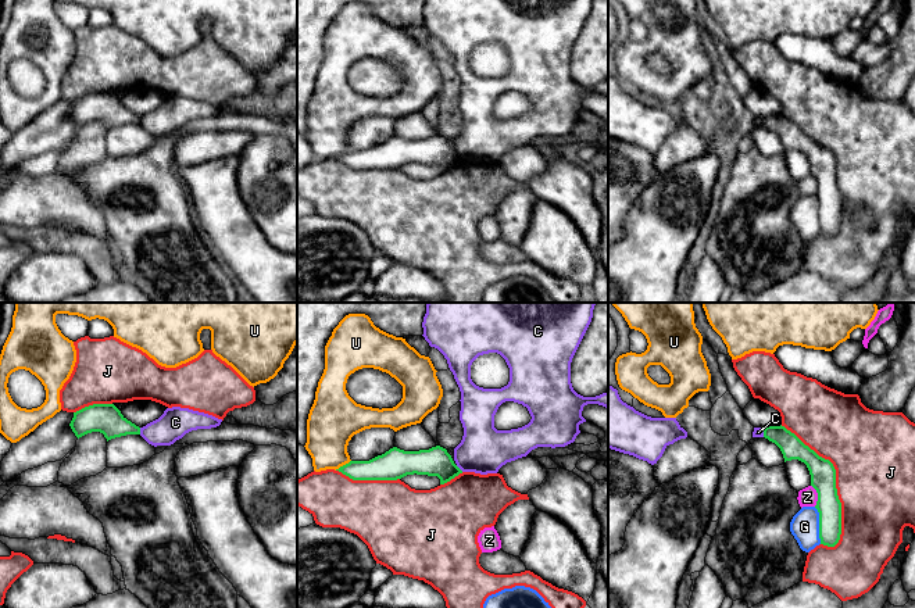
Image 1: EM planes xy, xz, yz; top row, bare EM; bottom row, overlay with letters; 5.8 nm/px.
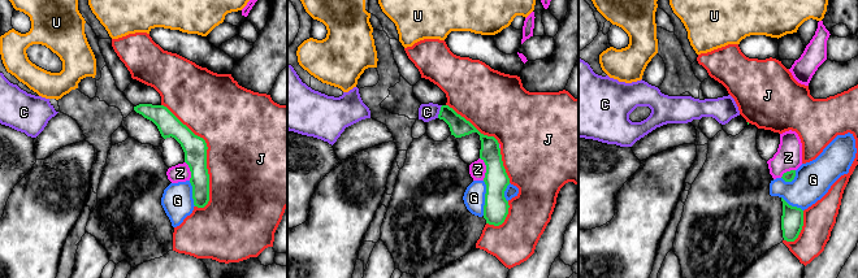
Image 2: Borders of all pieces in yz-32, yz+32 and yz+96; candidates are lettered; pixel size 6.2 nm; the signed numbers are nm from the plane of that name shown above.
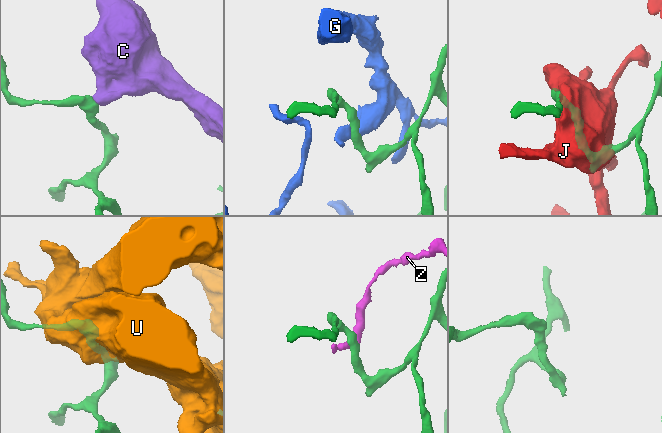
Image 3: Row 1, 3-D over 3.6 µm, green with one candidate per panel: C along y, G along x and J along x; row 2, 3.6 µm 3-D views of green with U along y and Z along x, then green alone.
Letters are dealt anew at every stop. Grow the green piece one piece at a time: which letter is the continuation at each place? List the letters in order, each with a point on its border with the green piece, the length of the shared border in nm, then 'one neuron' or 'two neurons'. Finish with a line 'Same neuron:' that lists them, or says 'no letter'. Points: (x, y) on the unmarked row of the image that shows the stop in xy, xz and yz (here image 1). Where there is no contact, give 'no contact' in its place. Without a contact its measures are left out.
C: meets green in xy at (139, 120); contact 40 nm long; two neurons
G: meets green in yz at (819, 214); contact 220 nm long; two neurons
J: meets green in yz at (835, 170); contact 750 nm long; two neurons
U: meets green in xz at (343, 154); contact 110 nm long; two neurons
Z: meets green in yz at (818, 185); contact 130 nm long; two neurons
Same neuron: no letter

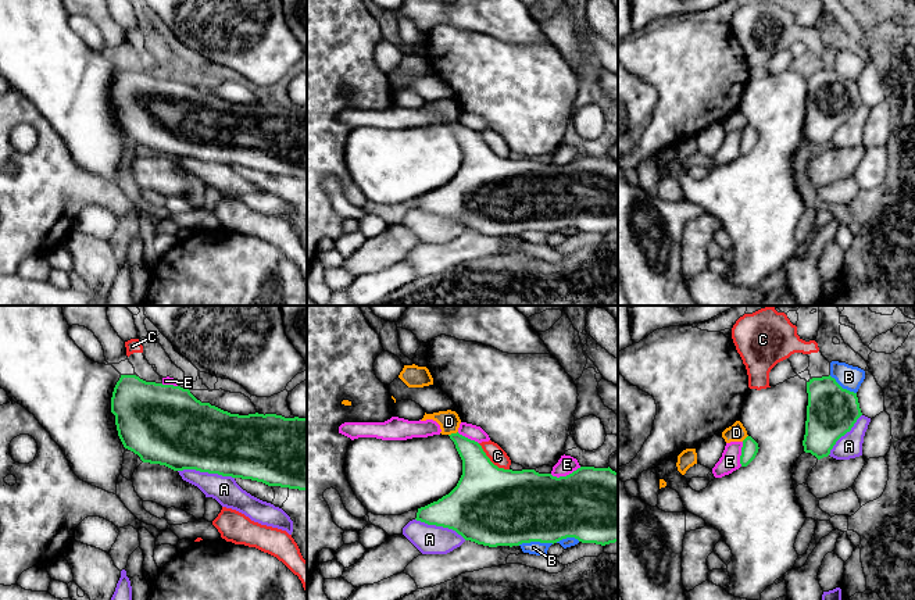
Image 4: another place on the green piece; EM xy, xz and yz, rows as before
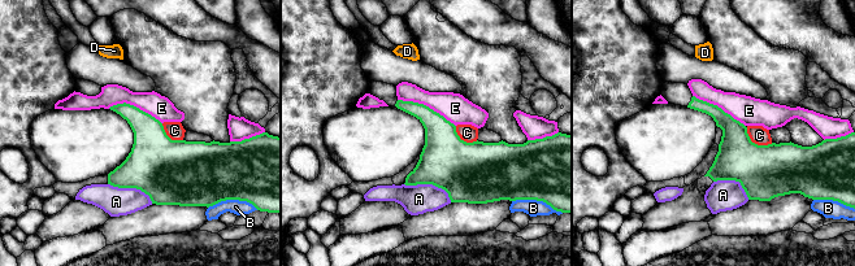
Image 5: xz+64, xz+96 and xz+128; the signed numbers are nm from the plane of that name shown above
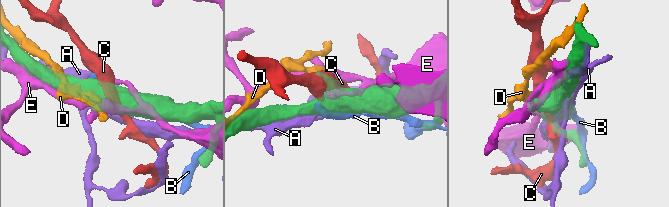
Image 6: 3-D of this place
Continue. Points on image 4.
A: meets green in xy at (206, 160); contact 340 nm long; two neurons
B: meets green in xz at (535, 229); contact 200 nm long; two neurons
C: meets green in xz at (490, 150); contact 240 nm long; two neurons
D: meets green in xz at (453, 122); contact 60 nm long; two neurons
E: meets green in xz at (567, 164); contact 190 nm long; two neurons
Same neuron: no letter

